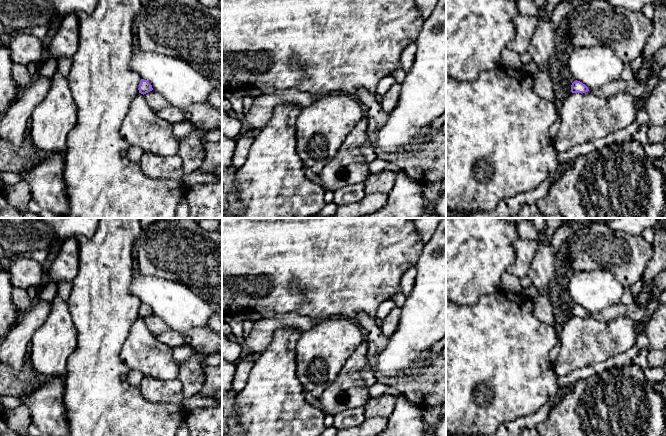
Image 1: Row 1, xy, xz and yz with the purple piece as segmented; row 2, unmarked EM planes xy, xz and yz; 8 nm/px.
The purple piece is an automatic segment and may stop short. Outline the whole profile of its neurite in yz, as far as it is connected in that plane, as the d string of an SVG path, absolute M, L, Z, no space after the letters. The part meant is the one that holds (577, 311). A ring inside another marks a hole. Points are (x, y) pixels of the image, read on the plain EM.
M574 305L571 309L571 316L572 317L585 317L588 316L588 311L580 305Z

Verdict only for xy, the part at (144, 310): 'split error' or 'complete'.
complete

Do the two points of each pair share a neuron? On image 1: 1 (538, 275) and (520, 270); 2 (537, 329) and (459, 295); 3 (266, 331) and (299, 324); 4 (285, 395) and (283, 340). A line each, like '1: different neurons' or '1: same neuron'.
1: different neurons
2: different neurons
3: same neuron
4: same neuron

